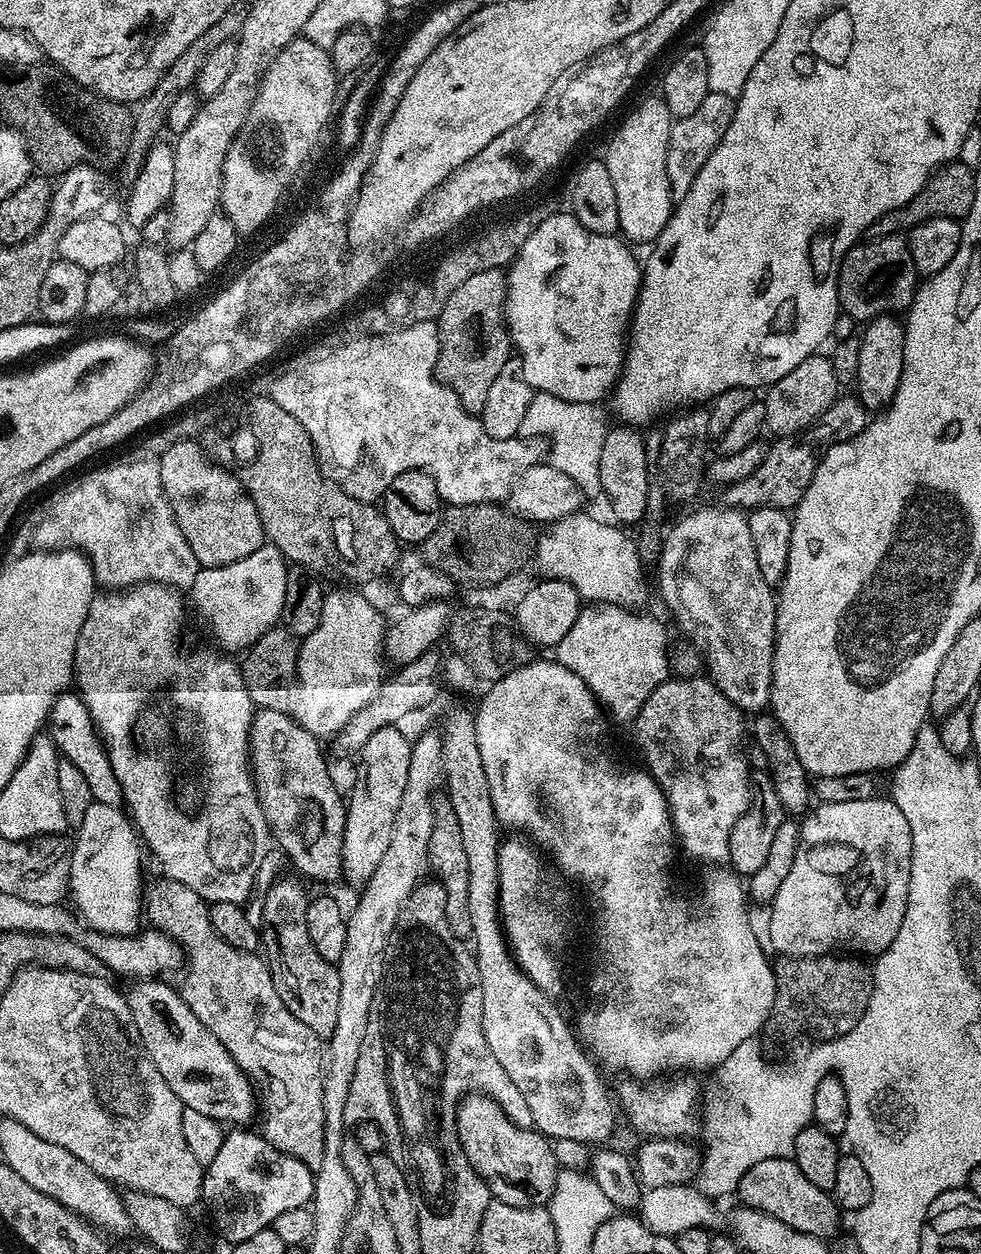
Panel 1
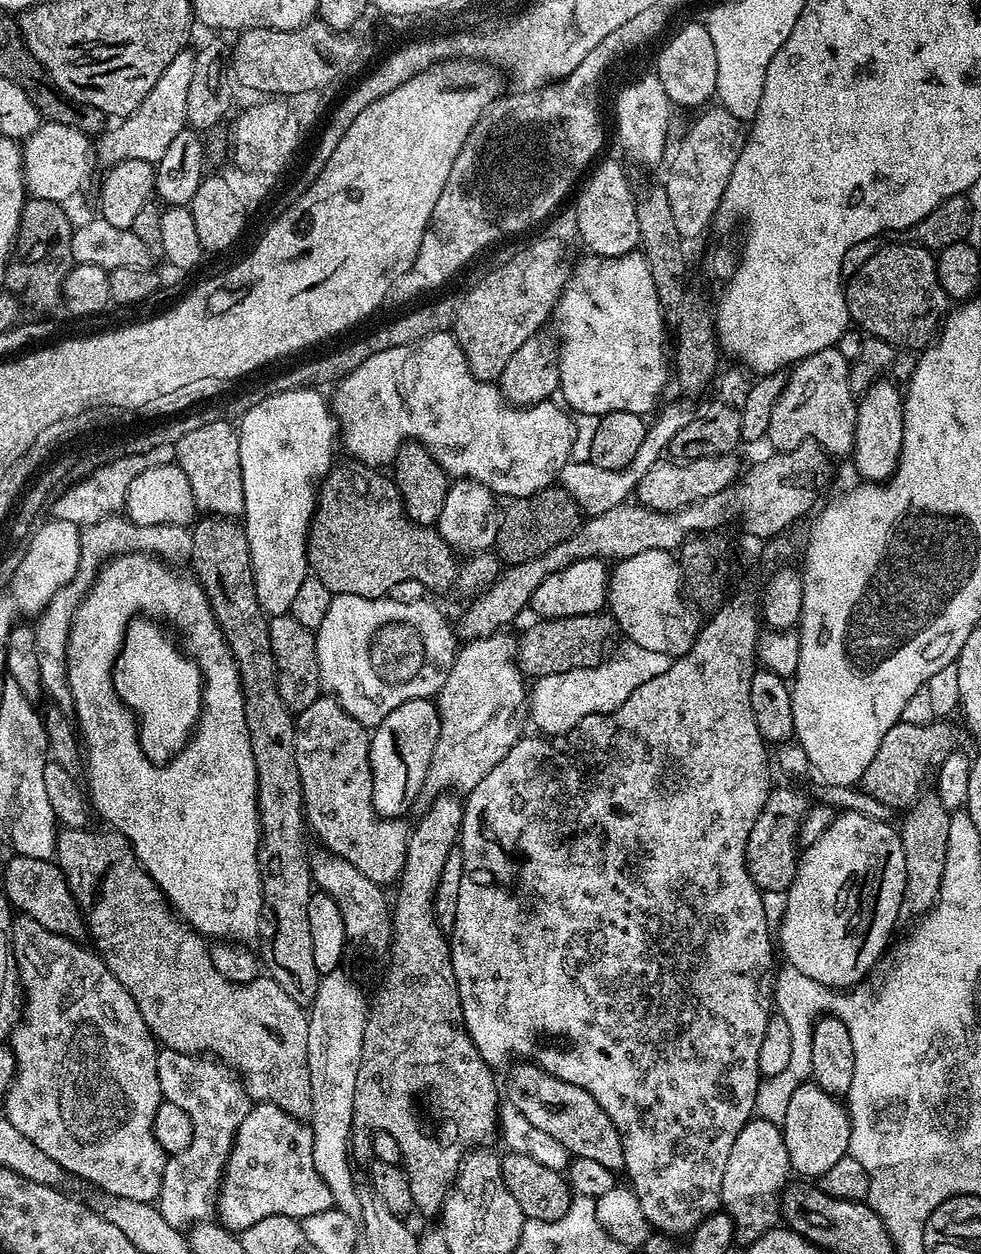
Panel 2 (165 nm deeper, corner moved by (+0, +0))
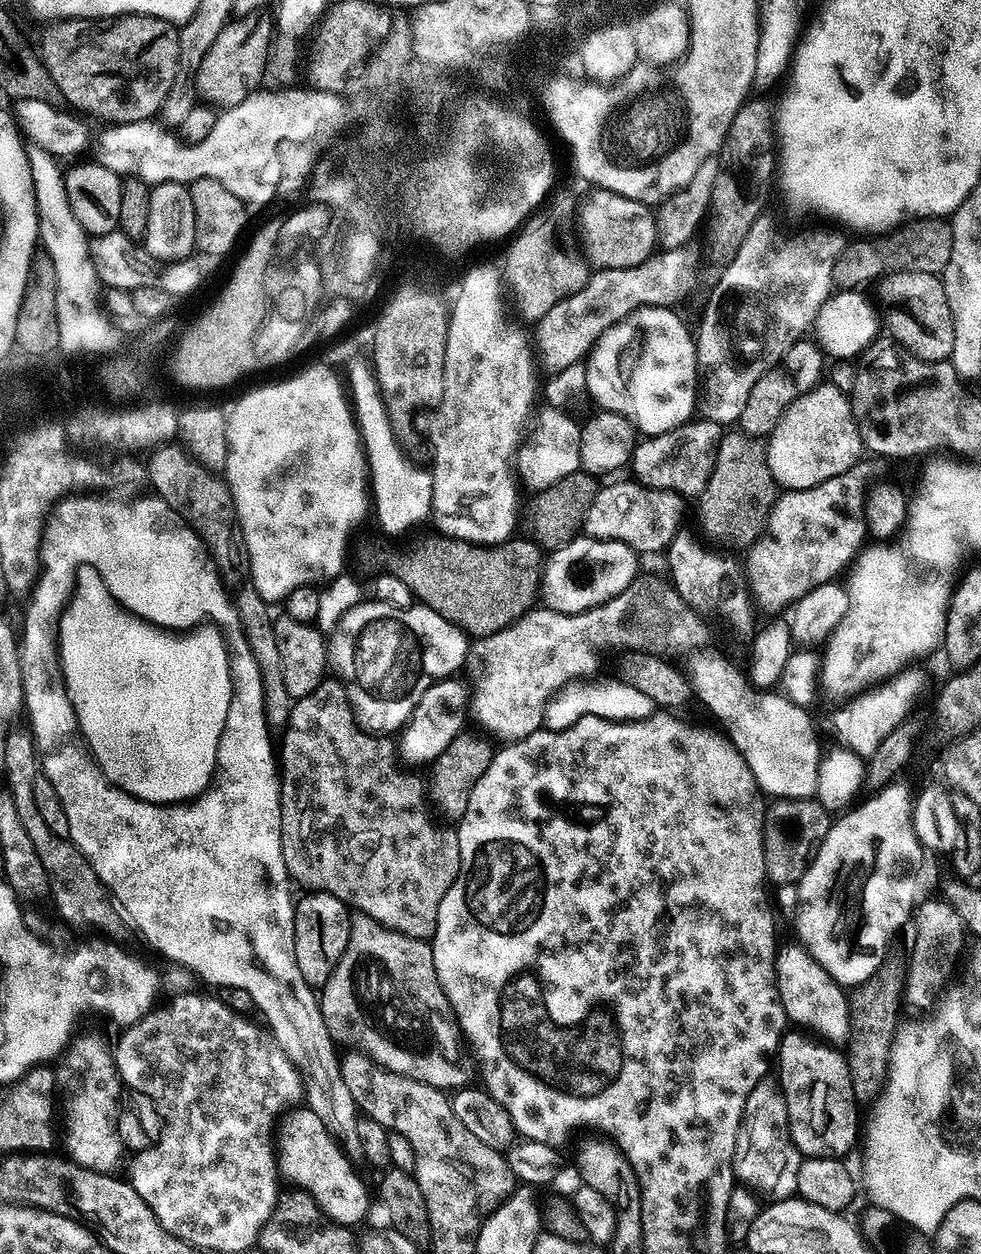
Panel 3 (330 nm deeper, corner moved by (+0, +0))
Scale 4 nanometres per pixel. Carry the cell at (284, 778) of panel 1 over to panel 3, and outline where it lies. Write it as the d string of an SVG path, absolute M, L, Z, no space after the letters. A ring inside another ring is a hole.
M357 911L351 921L346 950L318 992L322 1018L326 1022L326 1030L330 1030L330 1038L345 1049L364 1052L380 1067L399 1076L409 1076L441 1090L465 1087L464 1068L456 1064L460 1060L462 1036L450 1002L438 982L431 943L390 930L364 912Z

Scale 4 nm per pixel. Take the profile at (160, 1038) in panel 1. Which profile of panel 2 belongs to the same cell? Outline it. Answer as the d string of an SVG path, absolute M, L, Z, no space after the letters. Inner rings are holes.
M11 855L10 860L5 864L2 872L3 895L8 899L9 905L21 915L30 917L31 920L38 922L39 925L45 926L46 930L57 933L59 936L70 937L74 941L81 941L86 934L86 925L83 920L83 912L79 904L69 890L69 884L65 876L55 864L55 861L26 858L25 855Z

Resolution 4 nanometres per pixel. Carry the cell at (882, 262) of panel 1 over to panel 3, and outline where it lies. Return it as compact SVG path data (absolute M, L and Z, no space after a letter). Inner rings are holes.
M892 272L879 281L876 290L876 296L880 299L878 308L882 313L883 327L884 324L888 327L887 335L892 337L896 344L922 361L947 361L951 357L954 350L954 318L950 310L948 291L944 289L944 281L937 273Z

